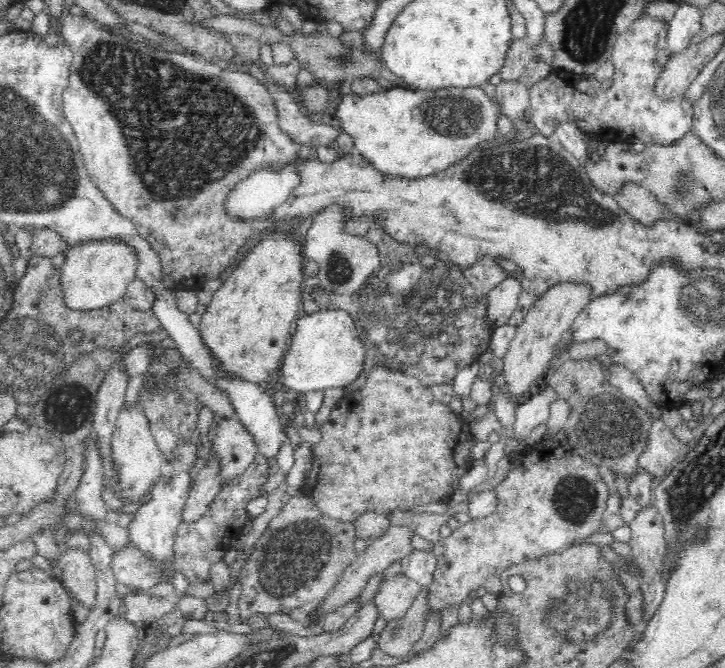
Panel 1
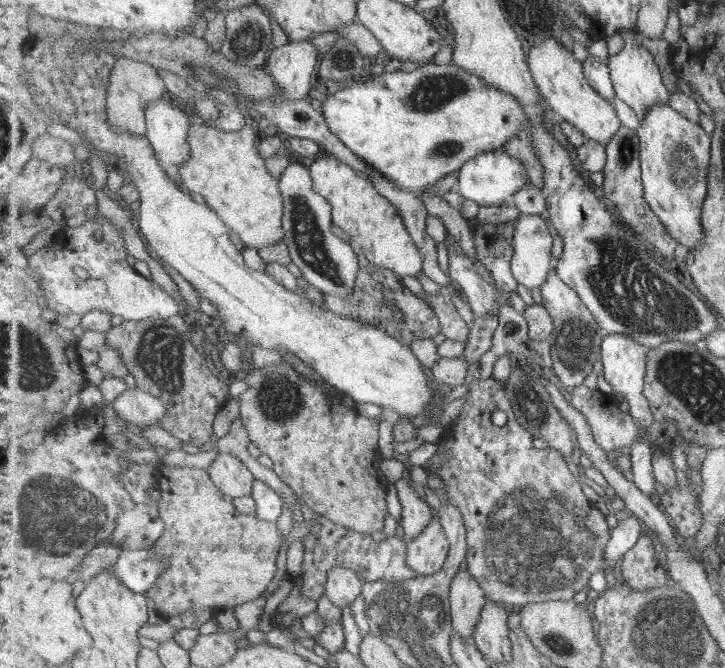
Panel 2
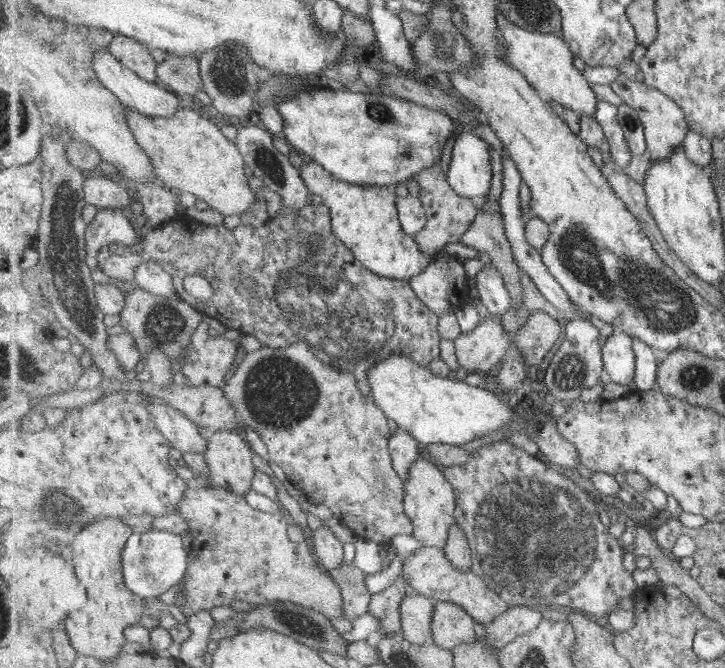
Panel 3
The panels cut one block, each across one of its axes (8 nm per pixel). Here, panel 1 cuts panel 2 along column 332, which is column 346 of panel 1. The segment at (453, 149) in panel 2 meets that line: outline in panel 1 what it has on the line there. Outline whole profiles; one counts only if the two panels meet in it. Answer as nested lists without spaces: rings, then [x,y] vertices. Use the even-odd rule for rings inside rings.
[[[481,86],[442,88],[434,91],[393,87],[370,96],[360,96],[352,92],[342,96],[341,100],[336,113],[340,127],[350,134],[356,152],[386,175],[409,179],[432,176],[463,162],[478,144],[486,144],[501,137],[498,134],[498,118],[502,114],[502,105],[495,98],[486,96]]]

